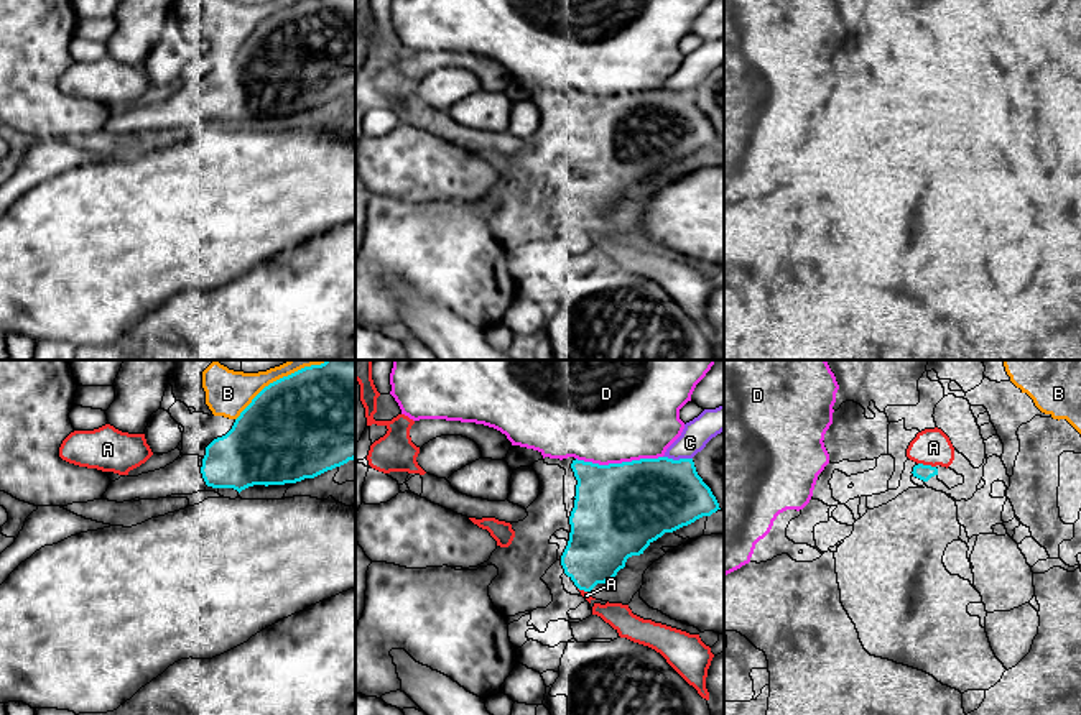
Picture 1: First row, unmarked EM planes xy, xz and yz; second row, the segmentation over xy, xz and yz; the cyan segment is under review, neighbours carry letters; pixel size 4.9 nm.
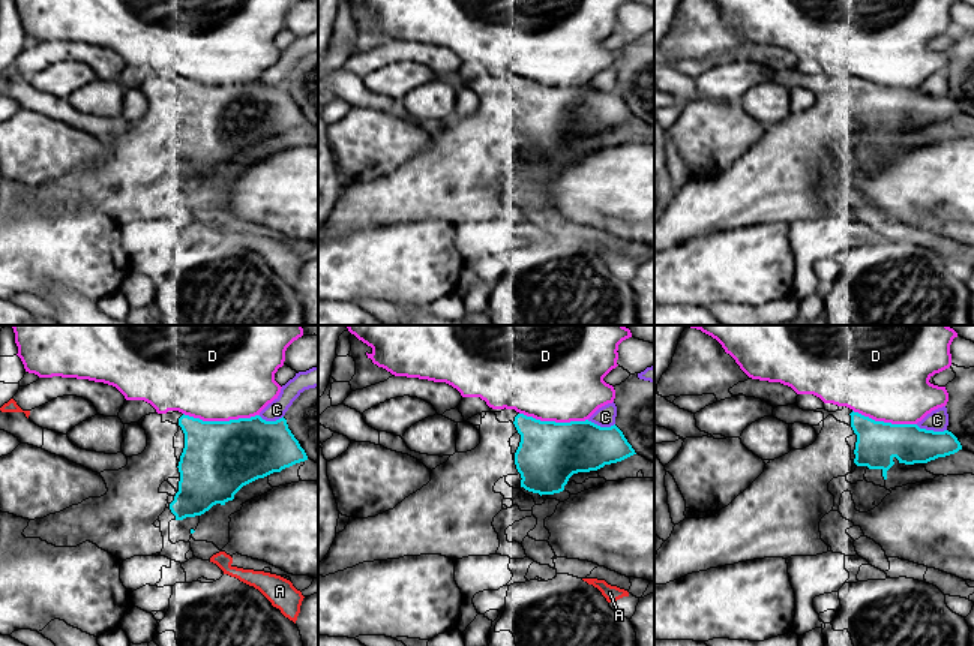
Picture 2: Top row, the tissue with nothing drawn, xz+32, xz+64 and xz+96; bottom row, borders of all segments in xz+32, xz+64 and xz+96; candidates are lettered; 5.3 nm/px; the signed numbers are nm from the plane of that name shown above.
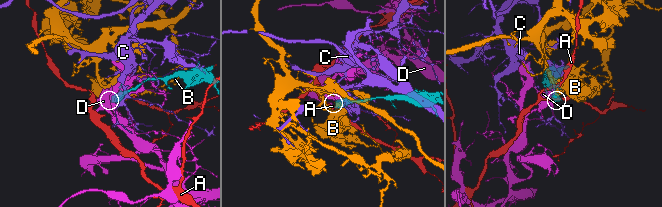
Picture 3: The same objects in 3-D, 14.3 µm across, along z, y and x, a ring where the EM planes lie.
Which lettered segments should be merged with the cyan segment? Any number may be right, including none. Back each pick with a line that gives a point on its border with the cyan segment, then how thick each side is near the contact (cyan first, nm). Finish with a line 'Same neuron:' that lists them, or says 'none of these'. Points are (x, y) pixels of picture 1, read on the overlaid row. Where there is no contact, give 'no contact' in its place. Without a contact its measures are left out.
Same neuron: none of these

